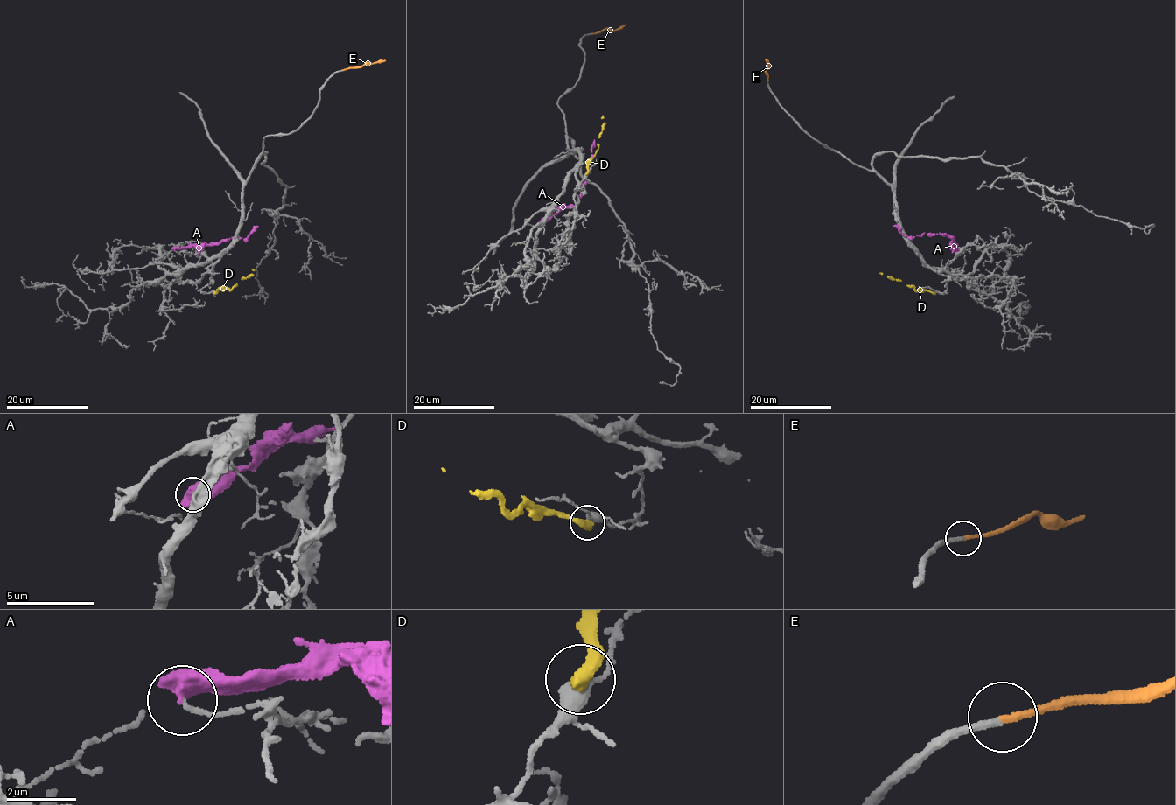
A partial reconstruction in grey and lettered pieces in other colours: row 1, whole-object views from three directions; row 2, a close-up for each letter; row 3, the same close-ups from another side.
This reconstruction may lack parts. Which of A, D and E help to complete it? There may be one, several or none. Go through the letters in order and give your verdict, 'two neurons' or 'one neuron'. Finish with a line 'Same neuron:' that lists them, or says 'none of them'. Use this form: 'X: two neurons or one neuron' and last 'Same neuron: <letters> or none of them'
A: two neurons
D: two neurons
E: one neuron
Same neuron: E

